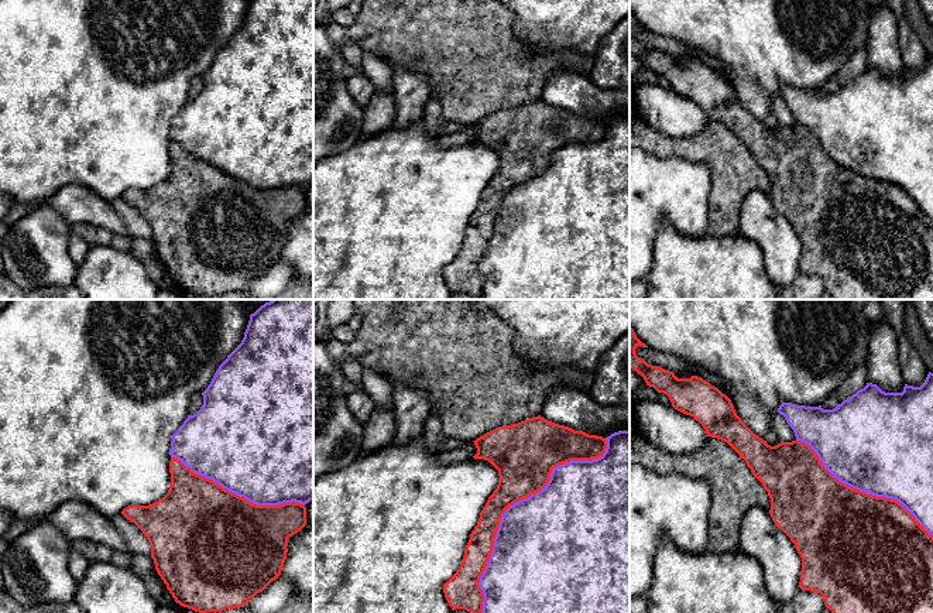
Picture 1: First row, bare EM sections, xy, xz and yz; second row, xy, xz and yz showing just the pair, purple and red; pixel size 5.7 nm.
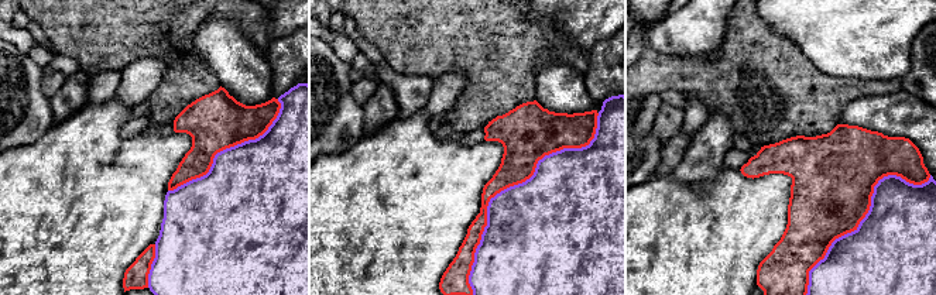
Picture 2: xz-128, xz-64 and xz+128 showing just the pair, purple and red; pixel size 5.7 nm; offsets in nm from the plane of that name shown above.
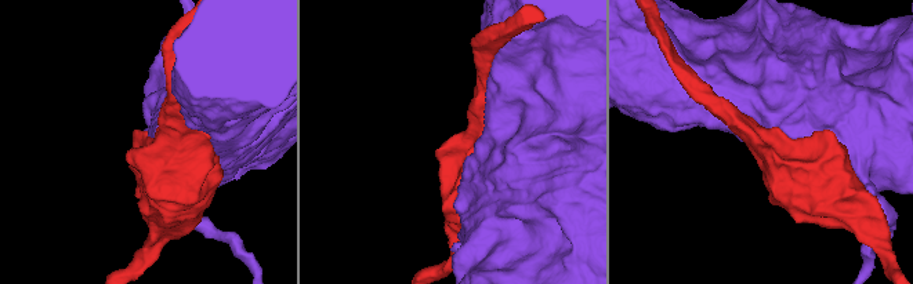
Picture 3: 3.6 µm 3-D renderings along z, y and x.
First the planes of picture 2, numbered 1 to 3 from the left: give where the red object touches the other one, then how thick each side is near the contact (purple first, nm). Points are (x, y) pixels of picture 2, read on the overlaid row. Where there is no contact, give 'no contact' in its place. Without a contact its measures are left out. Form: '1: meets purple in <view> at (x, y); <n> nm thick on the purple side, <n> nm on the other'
1: meets purple in xz-128 at (228, 148); 500 nm thick on the purple side, 320 nm on the other
2: meets purple in xz-64 at (510, 187); 500 nm thick on the purple side, 240 nm on the other
3: meets purple in xz+128 at (866, 215); 480 nm thick on the purple side, 460 nm on the other

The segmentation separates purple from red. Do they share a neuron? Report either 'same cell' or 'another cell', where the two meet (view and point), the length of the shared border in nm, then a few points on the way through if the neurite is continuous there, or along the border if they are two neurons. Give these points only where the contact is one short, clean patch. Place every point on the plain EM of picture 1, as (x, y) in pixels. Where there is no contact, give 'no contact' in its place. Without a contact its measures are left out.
another cell | xz (514, 187) | 1250 nm

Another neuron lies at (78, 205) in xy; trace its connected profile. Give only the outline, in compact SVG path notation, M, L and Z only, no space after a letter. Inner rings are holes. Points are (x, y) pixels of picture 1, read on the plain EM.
M66 185L51 195L47 205L61 213L72 227L90 225L109 230L112 234L124 234L124 223L110 202L85 186Z

